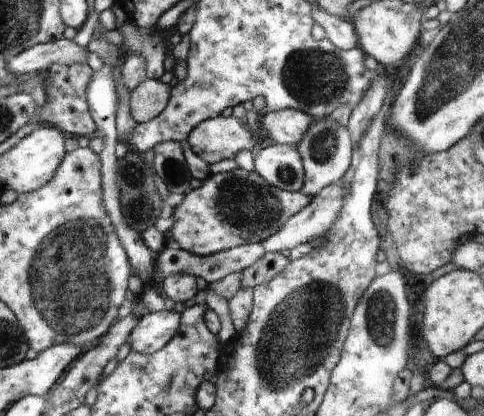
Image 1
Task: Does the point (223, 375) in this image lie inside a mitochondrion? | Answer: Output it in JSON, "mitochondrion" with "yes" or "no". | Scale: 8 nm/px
{"mitochondrion":"no"}

